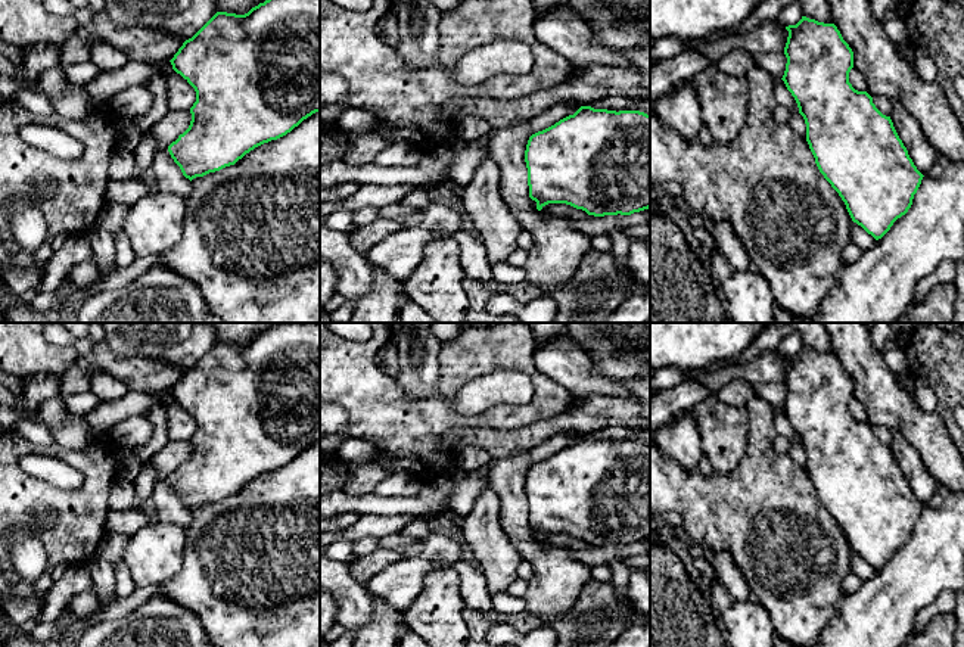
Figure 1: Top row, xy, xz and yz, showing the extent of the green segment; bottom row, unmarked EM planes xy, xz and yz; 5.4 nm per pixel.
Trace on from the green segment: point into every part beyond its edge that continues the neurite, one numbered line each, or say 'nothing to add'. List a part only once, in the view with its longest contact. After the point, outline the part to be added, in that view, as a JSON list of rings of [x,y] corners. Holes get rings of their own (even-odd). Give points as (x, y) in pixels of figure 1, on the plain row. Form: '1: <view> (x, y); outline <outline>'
nothing to add

